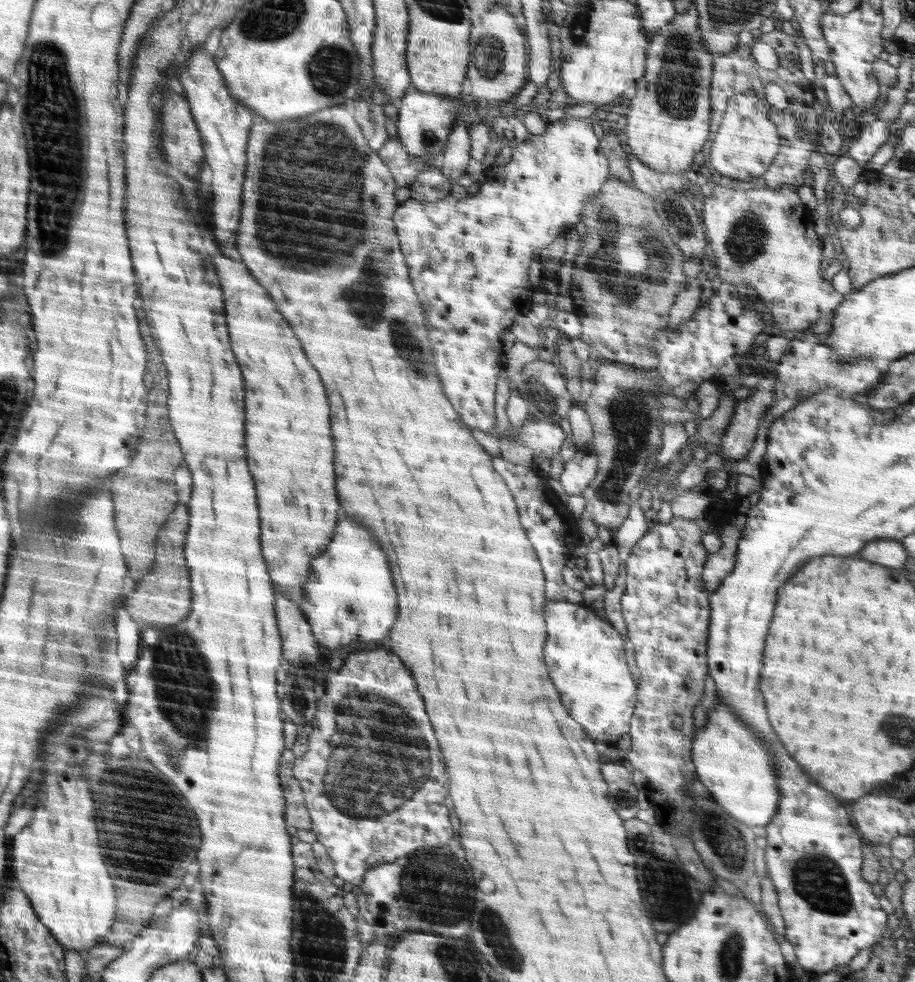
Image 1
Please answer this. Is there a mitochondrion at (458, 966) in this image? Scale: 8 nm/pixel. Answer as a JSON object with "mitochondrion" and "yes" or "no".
{"mitochondrion":"yes"}

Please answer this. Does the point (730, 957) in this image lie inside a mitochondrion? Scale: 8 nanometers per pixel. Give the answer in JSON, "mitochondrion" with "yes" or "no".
{"mitochondrion":"yes"}

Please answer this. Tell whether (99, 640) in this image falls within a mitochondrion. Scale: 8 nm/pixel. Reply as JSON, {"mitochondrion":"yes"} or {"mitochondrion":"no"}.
{"mitochondrion":"yes"}

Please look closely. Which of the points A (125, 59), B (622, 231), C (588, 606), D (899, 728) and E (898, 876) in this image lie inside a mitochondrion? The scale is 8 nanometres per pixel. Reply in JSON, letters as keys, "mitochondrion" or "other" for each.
{"A":"other","B":"mitochondrion","C":"other","D":"mitochondrion","E":"other"}

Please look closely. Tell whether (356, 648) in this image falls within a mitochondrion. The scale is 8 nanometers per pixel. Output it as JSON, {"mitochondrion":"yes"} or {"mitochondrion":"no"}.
{"mitochondrion":"no"}

